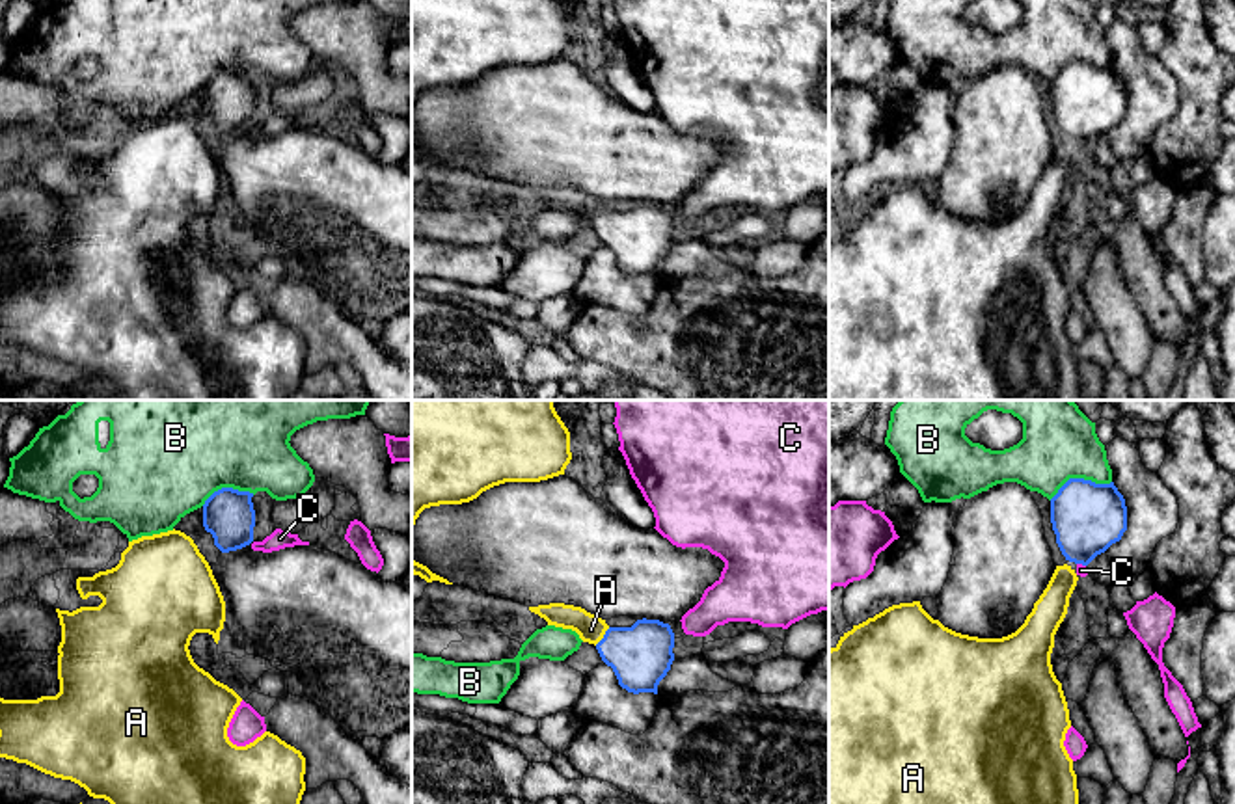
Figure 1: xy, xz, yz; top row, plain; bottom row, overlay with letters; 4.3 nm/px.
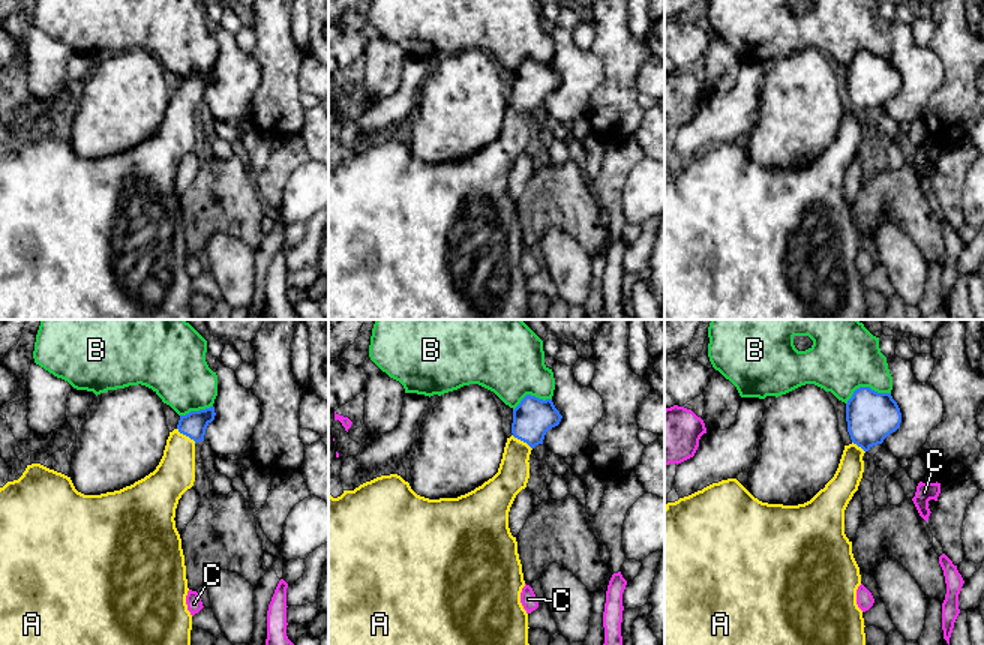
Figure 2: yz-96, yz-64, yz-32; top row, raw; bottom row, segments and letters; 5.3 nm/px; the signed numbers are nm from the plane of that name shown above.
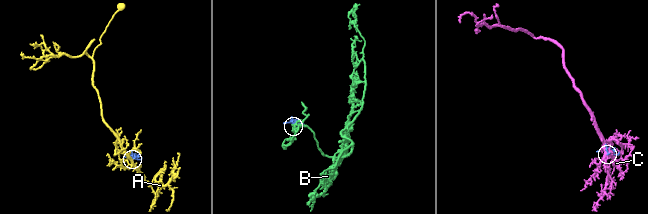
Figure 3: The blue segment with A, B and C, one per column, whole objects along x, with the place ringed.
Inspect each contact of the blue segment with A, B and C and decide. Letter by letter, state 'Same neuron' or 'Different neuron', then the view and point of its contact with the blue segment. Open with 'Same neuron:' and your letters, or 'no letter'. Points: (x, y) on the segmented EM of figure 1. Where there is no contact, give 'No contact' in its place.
Same neuron: A
A: Same neuron. Touches blue at xz (604, 637)
B: Different neuron. Touches blue at yz (1079, 479)
C: Different neuron. Touches blue at yz (1081, 562)

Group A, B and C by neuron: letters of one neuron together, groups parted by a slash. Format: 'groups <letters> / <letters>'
groups A / B / C

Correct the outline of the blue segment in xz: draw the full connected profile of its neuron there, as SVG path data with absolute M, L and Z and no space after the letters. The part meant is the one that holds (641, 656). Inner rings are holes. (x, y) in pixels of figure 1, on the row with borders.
M550 603L529 607L529 610L544 618L548 625L572 629L583 642L594 644L628 692L658 694L658 685L674 661L674 633L659 620L643 618L631 627L609 627L605 620L574 605Z

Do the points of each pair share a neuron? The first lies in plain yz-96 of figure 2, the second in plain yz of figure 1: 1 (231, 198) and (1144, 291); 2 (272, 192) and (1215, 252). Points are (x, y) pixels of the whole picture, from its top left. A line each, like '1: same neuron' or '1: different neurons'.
1: same neuron
2: different neurons

